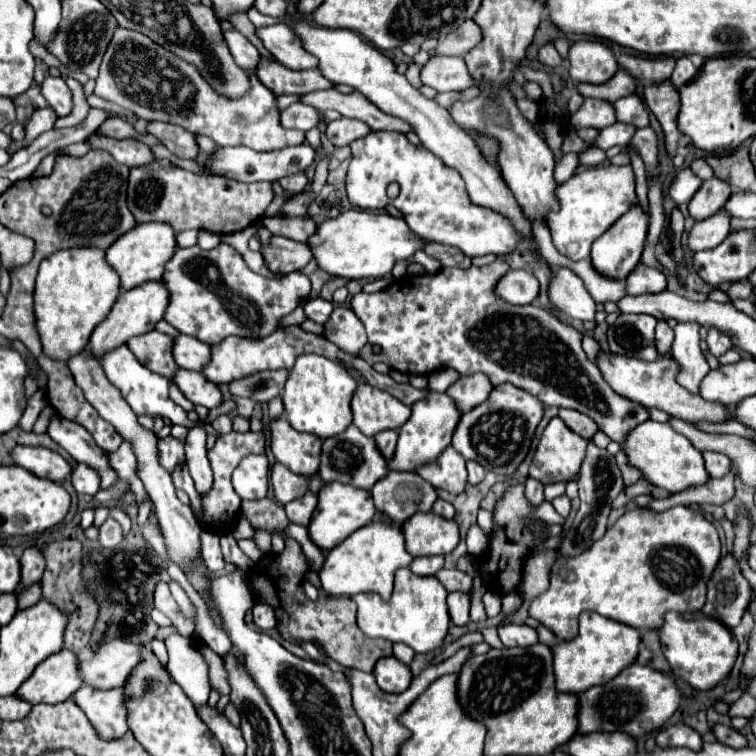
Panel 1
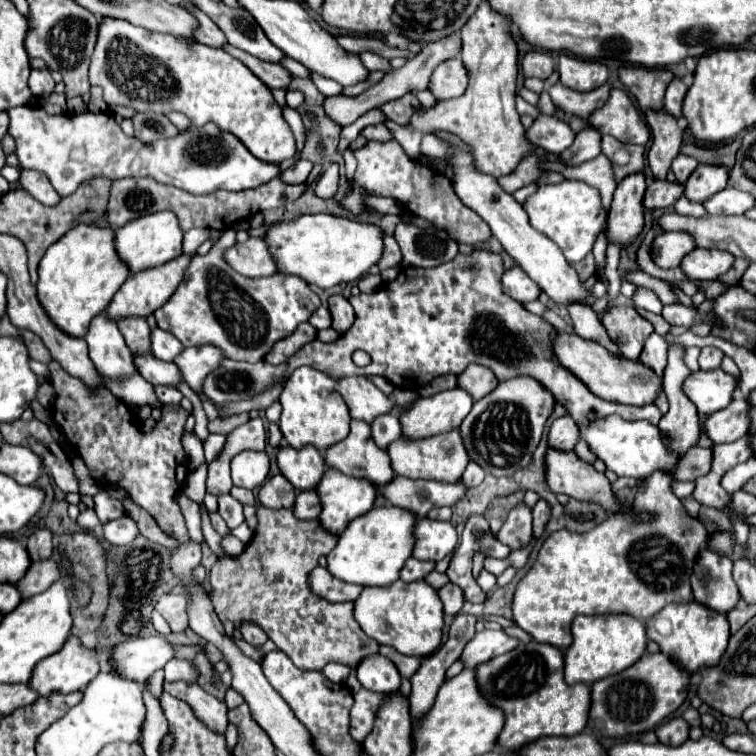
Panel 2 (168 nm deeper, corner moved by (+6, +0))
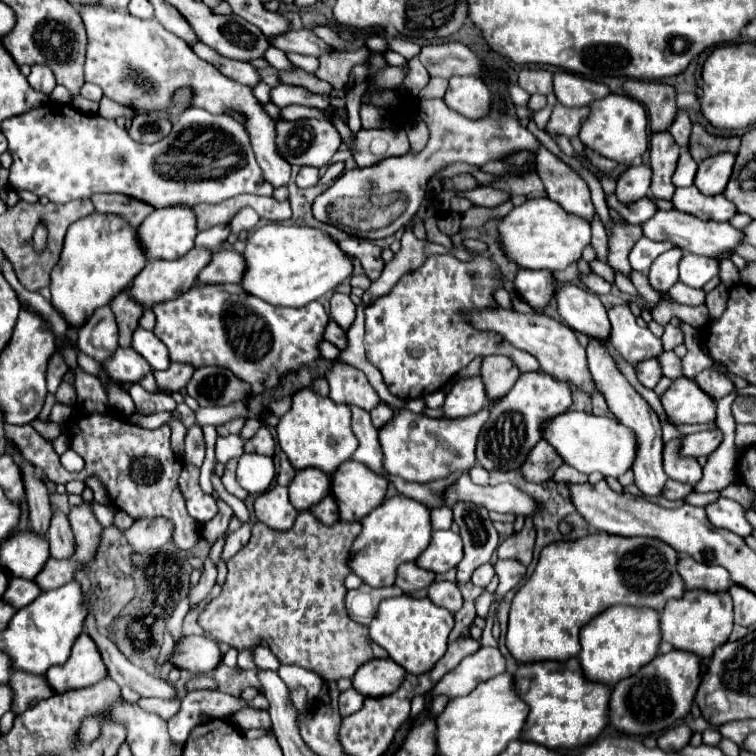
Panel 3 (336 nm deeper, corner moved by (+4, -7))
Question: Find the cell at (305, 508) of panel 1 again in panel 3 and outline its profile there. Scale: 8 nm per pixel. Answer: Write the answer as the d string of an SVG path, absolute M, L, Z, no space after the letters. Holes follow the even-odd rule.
M325 496L319 504L315 504L311 508L311 514L325 526L331 526L339 520L339 514L337 514L337 506L335 506L335 500L331 496Z

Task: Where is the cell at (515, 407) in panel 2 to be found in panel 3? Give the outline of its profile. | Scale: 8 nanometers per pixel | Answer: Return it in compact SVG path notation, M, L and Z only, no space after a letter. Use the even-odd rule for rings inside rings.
M545 372L521 374L515 386L499 400L489 404L489 420L483 424L477 440L477 462L487 470L511 472L523 466L531 448L541 440L543 426L571 406L571 390L567 384L553 380Z

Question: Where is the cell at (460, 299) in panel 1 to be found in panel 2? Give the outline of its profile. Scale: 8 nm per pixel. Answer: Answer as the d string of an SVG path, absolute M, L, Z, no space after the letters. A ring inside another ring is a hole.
M475 249L471 255L459 253L453 261L433 269L403 267L395 281L383 283L373 293L361 293L349 299L355 309L355 323L335 343L323 343L315 339L303 345L293 357L287 359L289 369L285 371L285 377L277 381L277 385L271 385L269 389L265 389L265 393L257 393L257 397L251 397L249 401L215 405L215 409L221 419L249 413L253 409L265 411L279 399L289 375L301 365L323 371L335 381L349 375L379 375L395 387L419 391L419 387L425 387L439 375L459 375L469 363L479 363L489 367L499 381L513 379L517 375L529 375L537 379L555 395L557 403L563 403L569 409L569 415L577 423L587 423L607 415L619 415L627 421L645 419L657 425L661 411L653 403L635 407L603 401L595 397L575 375L567 373L551 351L553 327L503 293L503 271L505 269L501 255L485 249ZM541 327L547 347L539 343ZM357 349L369 353L371 363L367 367L357 367L353 363L351 355Z

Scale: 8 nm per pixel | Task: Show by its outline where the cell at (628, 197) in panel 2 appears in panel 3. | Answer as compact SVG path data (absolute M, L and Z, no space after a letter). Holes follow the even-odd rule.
M645 164L631 166L625 170L623 176L619 176L615 196L621 204L633 204L635 200L649 194L649 184L651 184L651 168Z

